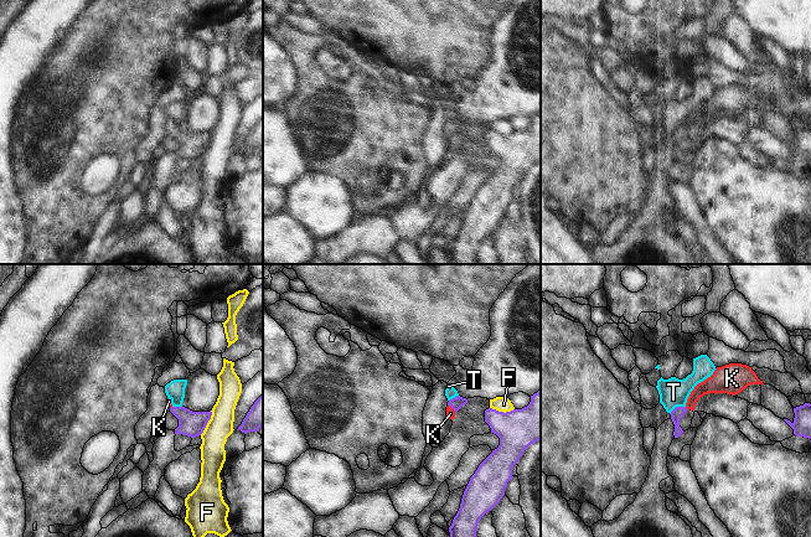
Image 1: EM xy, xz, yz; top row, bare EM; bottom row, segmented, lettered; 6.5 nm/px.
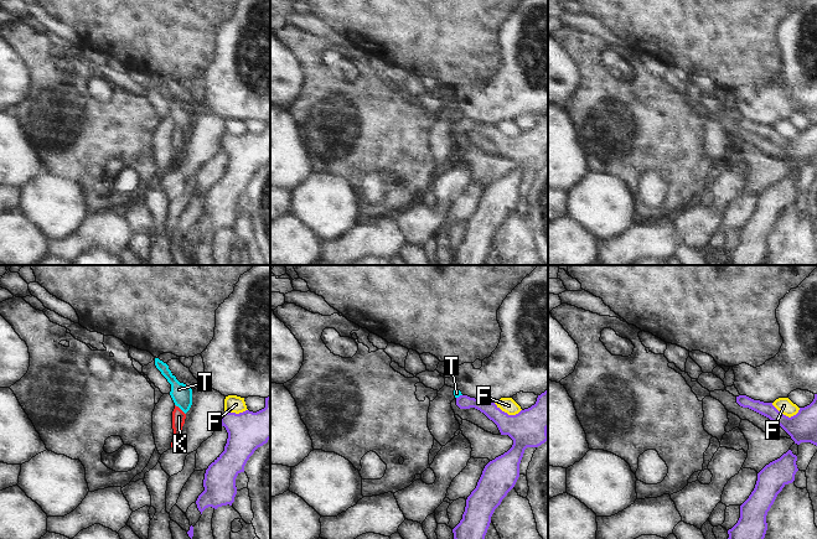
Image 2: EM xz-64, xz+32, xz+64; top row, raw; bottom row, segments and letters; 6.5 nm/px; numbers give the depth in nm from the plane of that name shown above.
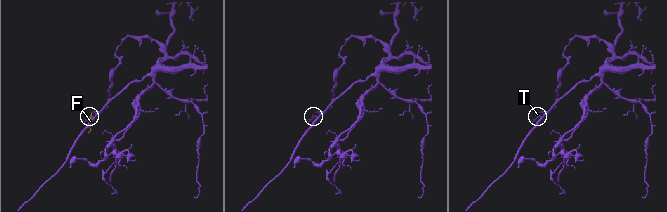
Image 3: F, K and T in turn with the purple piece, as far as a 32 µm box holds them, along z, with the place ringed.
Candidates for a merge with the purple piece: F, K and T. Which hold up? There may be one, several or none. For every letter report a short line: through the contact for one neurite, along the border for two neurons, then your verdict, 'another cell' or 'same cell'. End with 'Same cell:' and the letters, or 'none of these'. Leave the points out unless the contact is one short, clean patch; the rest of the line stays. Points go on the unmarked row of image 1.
F: line xy (211, 133), (211, 140), (200, 156); another cell
K: line xz (458, 124), (452, 129), (450, 135); same cell
T: line yz (685, 128), (677, 128), (670, 135); another cell
Same cell: K

